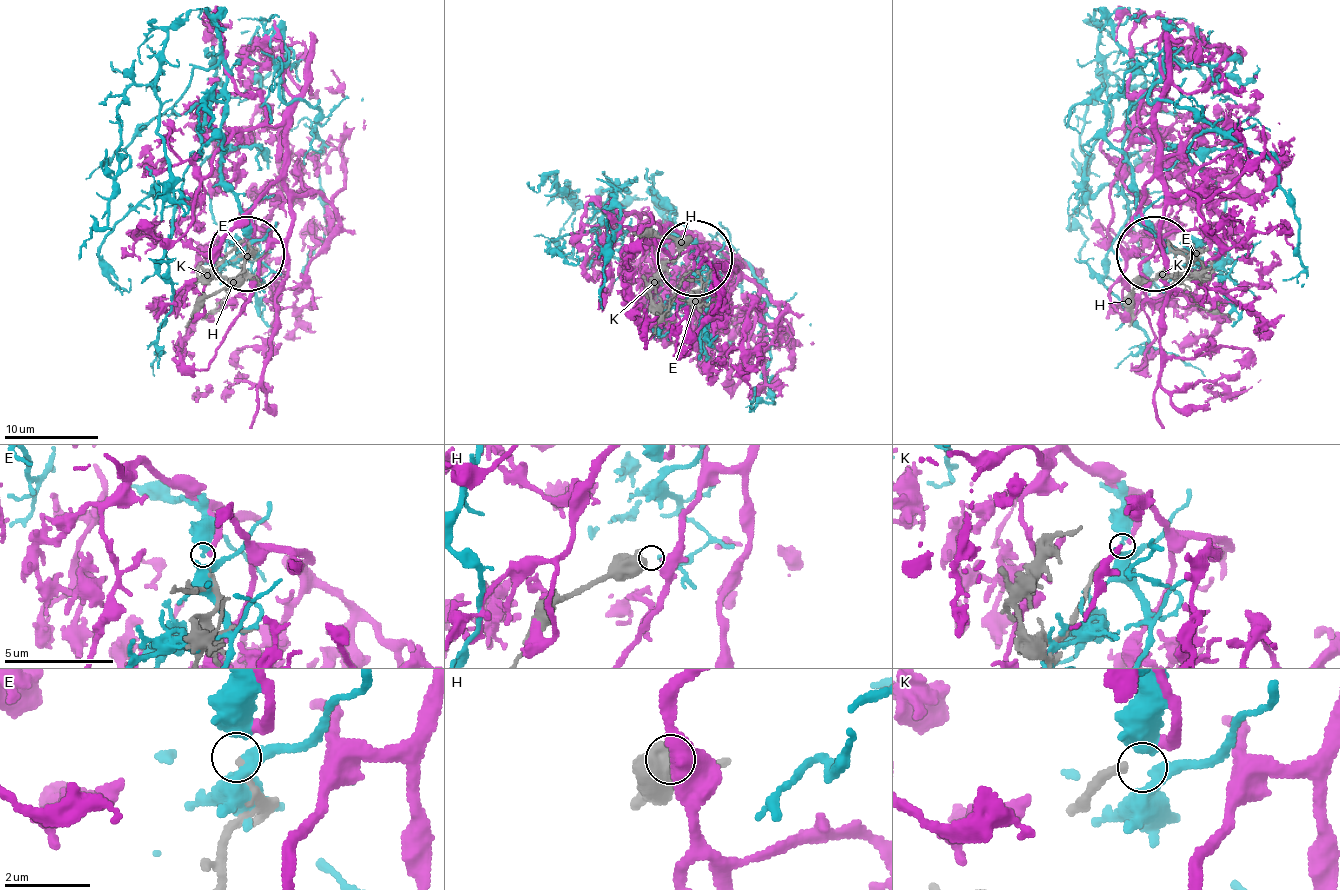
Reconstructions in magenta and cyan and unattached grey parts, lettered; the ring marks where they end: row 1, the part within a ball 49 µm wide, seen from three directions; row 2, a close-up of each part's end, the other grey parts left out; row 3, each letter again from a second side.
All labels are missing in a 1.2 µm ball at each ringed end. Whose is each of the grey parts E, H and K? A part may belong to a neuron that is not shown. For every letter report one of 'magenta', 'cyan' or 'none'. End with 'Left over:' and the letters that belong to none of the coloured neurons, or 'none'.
E: none
H: none
K: magenta
Left over: E, H

